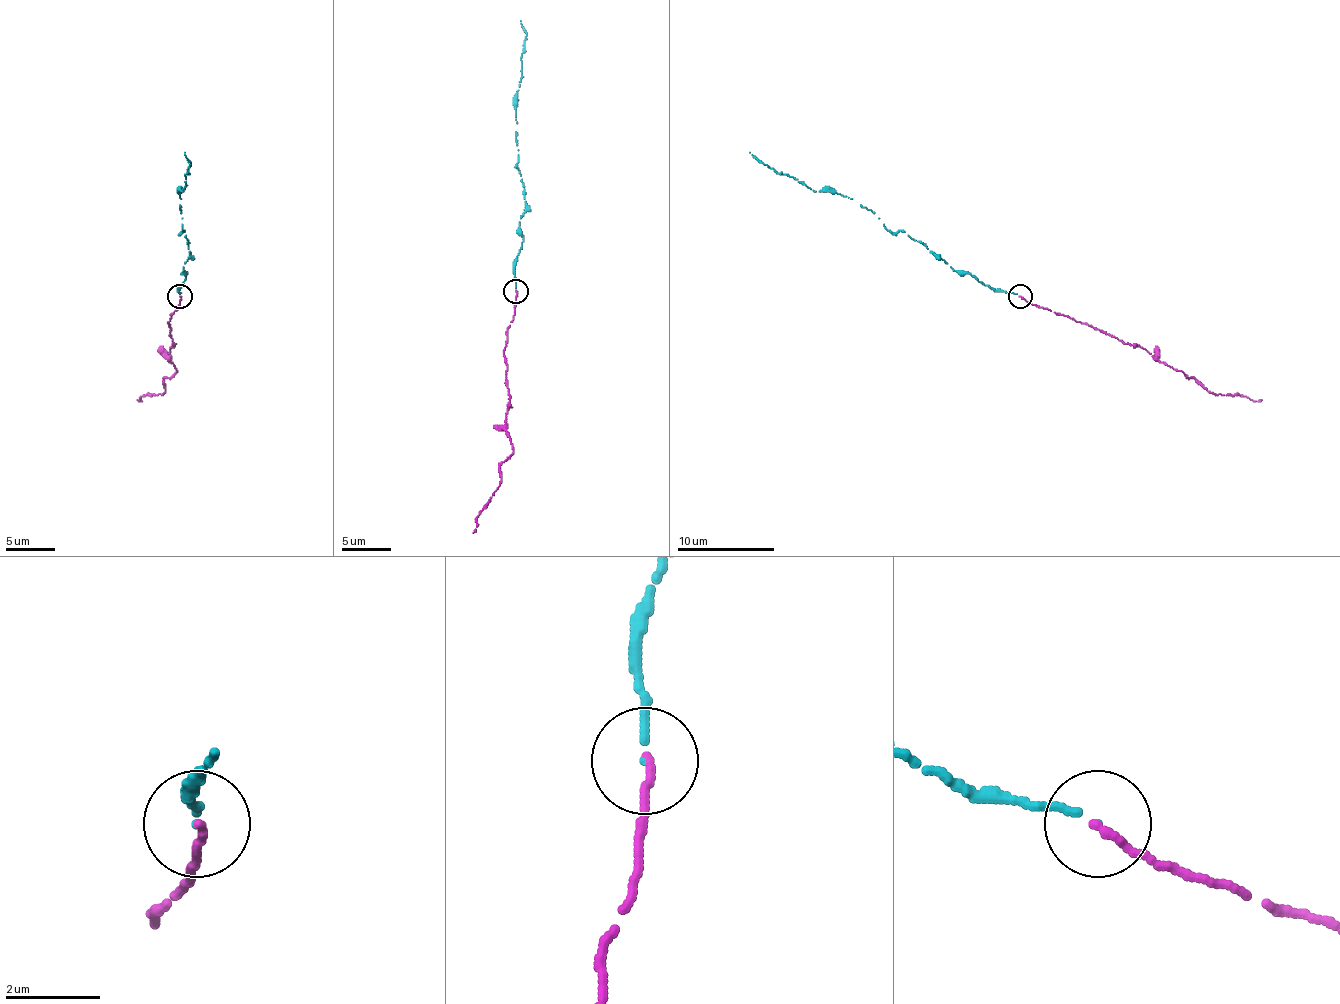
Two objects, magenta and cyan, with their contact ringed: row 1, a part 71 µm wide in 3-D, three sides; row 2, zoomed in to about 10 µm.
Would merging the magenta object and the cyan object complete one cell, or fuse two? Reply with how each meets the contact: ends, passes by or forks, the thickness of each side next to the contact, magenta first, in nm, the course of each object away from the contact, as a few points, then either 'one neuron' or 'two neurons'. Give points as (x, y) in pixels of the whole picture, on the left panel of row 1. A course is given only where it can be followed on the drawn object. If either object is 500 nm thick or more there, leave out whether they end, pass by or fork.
magenta ends; cyan ends; calibres 150 and 110 nm; course magenta (180, 297), (168, 323), (170, 362), (178, 370), (163, 380), (163, 394), (136, 399); course cyan (180, 297), (190, 250), (185, 231), (180, 233), (180, 192), (190, 163), (185, 153); one neuron

